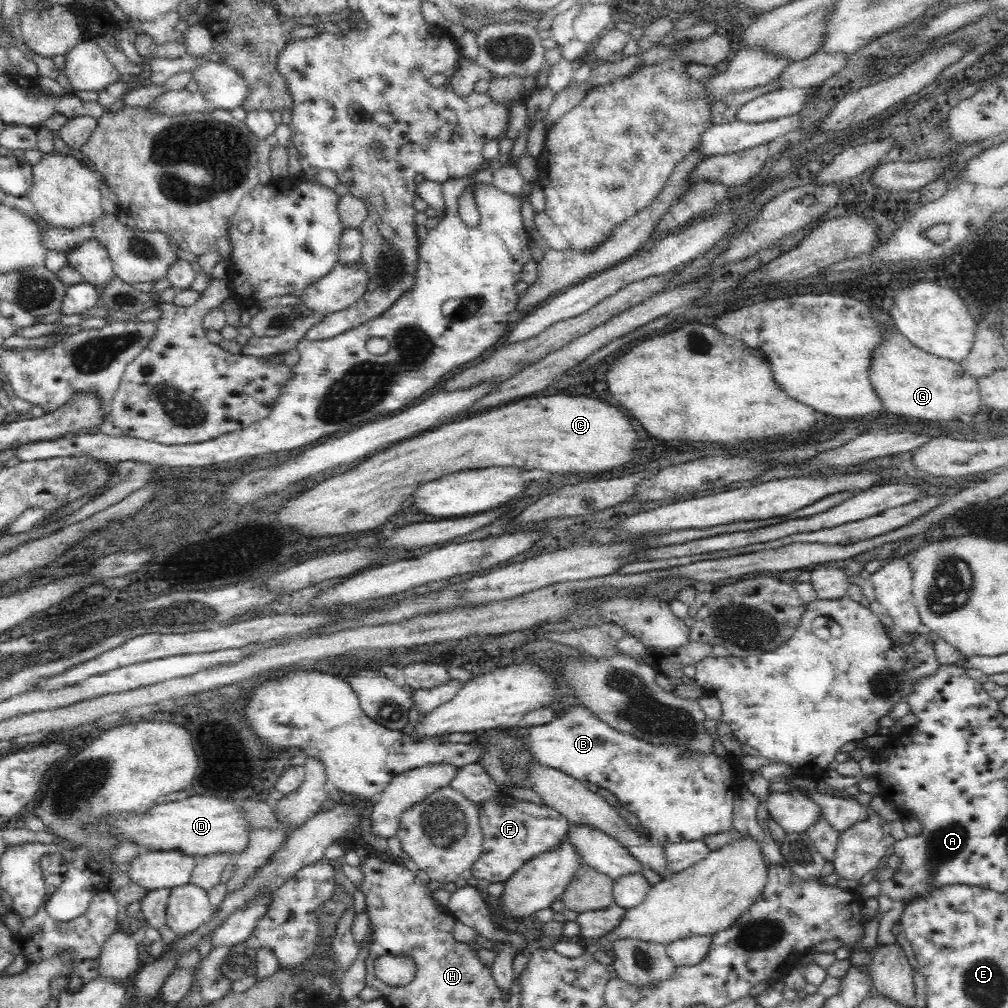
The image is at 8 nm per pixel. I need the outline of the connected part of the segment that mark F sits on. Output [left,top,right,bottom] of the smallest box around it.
[472,798,569,882]

